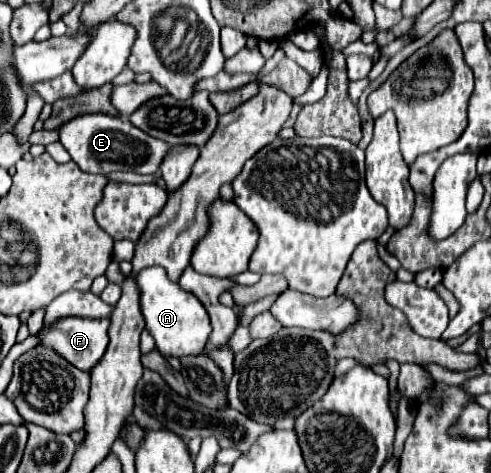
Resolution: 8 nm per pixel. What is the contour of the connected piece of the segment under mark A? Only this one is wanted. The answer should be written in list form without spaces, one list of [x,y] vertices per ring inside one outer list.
[[[122,261],[119,267],[124,277],[134,277],[140,289],[140,309],[146,321],[146,329],[156,339],[158,351],[162,355],[172,355],[178,359],[186,355],[204,355],[212,327],[200,299],[194,293],[184,291],[178,283],[170,281],[162,267],[146,267],[136,275],[132,273],[131,262]]]

